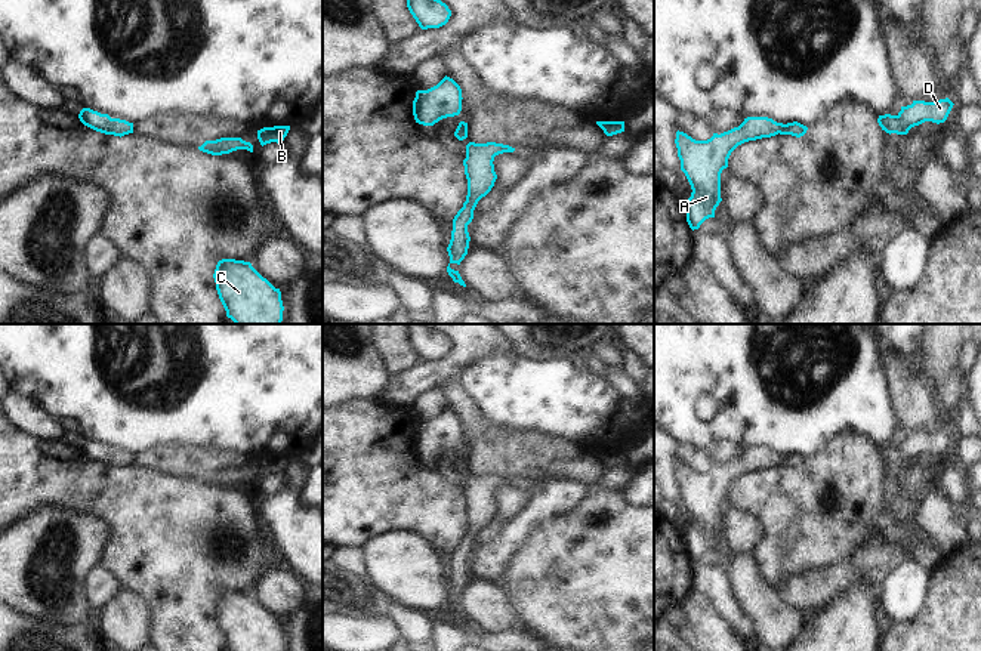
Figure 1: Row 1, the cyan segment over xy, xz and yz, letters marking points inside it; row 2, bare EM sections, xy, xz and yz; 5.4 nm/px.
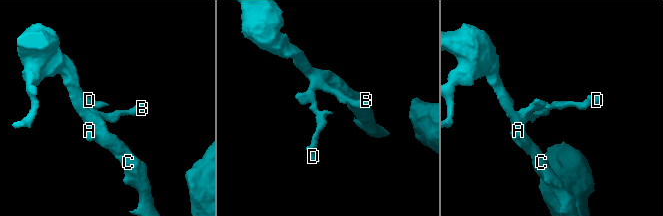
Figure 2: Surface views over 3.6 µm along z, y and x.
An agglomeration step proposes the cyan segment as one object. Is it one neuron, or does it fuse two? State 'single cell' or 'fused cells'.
single cell

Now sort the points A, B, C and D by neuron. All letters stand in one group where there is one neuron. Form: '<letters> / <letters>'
A B C D

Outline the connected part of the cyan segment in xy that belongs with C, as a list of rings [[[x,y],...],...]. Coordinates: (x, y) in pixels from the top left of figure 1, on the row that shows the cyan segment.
[[[222,259],[213,278],[226,317],[235,324],[281,324],[284,311],[281,291],[250,262]]]

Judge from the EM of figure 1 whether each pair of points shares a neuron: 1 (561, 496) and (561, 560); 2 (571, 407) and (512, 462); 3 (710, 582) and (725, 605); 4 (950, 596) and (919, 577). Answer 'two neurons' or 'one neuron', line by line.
1: two neurons
2: two neurons
3: one neuron
4: two neurons

